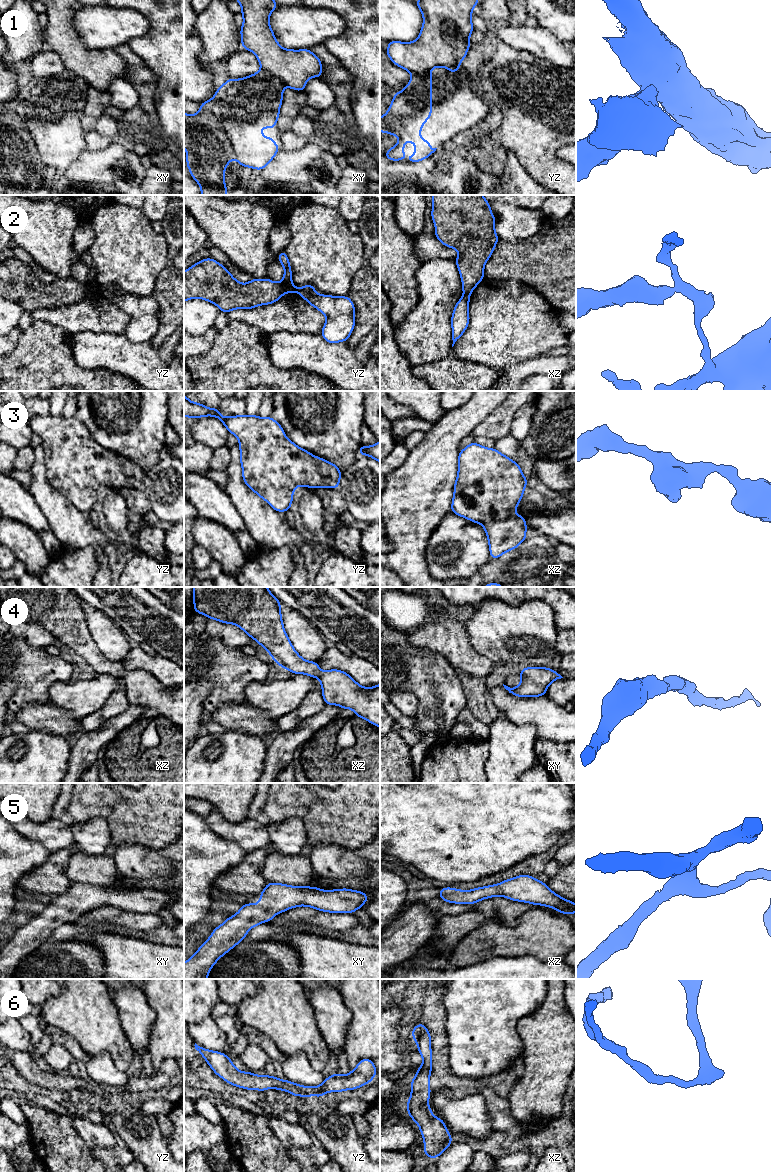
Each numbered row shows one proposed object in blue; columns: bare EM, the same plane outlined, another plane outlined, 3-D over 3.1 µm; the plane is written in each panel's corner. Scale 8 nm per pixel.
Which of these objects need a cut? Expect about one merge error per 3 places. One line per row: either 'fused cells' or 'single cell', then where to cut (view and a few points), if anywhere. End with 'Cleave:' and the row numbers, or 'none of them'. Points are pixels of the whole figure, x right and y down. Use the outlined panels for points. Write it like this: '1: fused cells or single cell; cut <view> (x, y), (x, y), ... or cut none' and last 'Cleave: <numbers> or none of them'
1: fused cells; cut xy (261, 68), (277, 76), (285, 85)
2: fused cells; cut yz (281, 282), (285, 291)
3: single cell; cut none
4: single cell; cut none
5: single cell; cut none
6: single cell; cut none
Cleave: 1, 2

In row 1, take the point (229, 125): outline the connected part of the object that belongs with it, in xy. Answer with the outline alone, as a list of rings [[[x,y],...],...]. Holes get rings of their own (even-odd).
[[[261,69],[241,79],[228,78],[214,93],[212,99],[200,104],[197,114],[184,113],[186,163],[192,178],[201,188],[201,195],[227,195],[224,172],[233,157],[242,167],[263,170],[276,156],[280,148],[273,138],[263,136],[261,129],[268,127],[273,130],[277,125],[277,119],[281,115],[279,109],[282,105],[284,88],[281,79]]]

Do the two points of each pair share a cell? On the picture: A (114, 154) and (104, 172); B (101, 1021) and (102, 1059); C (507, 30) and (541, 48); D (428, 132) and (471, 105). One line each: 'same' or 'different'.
A: same
B: different
C: same
D: same

